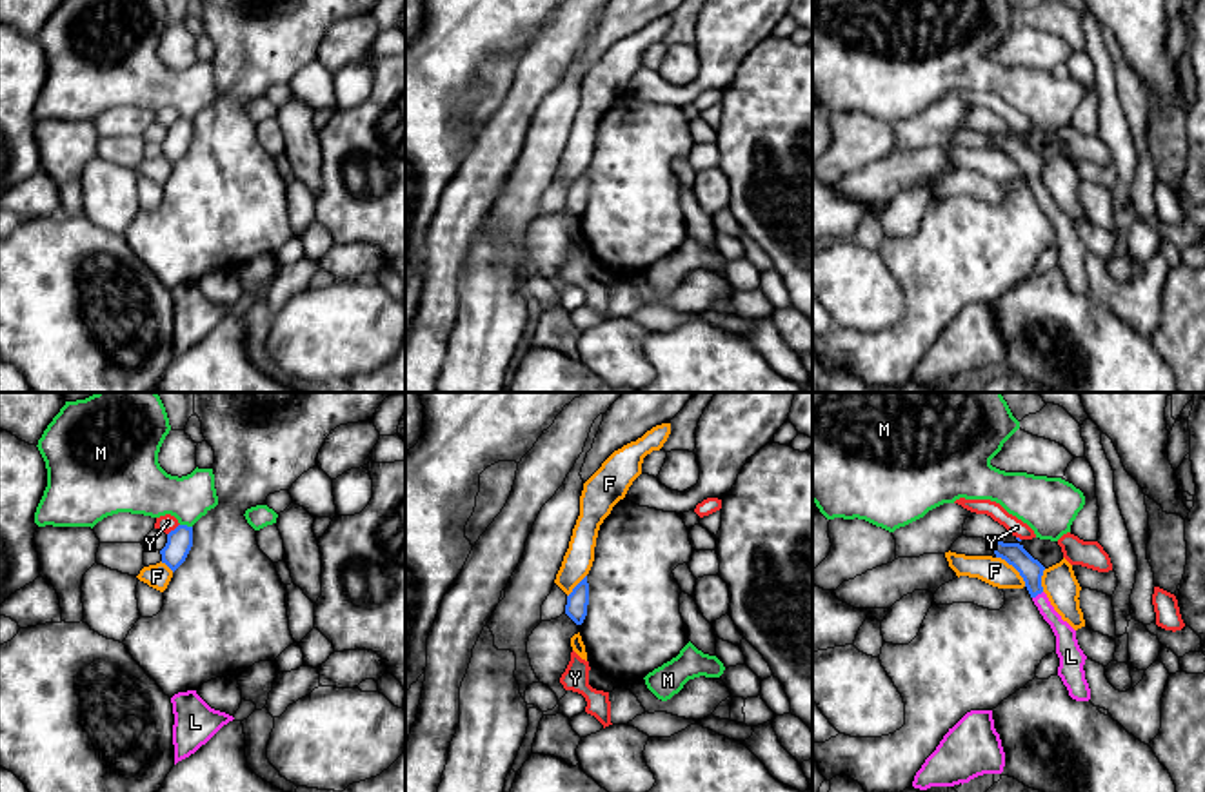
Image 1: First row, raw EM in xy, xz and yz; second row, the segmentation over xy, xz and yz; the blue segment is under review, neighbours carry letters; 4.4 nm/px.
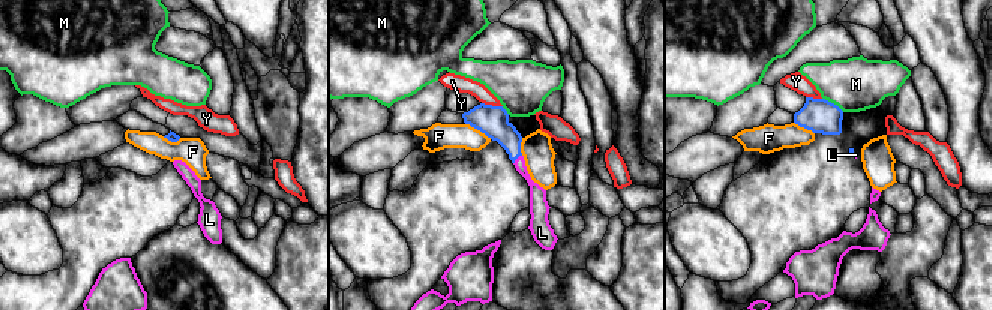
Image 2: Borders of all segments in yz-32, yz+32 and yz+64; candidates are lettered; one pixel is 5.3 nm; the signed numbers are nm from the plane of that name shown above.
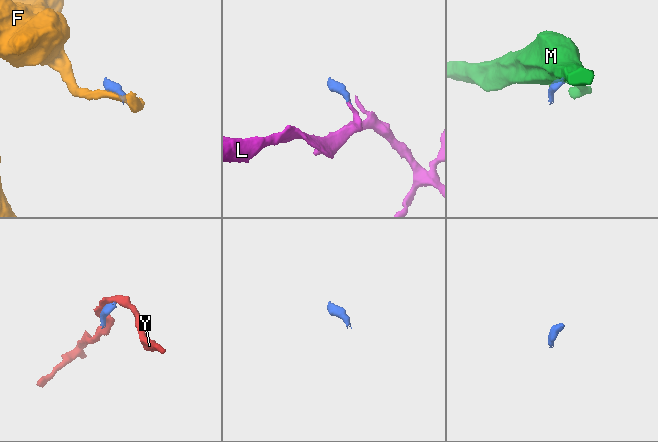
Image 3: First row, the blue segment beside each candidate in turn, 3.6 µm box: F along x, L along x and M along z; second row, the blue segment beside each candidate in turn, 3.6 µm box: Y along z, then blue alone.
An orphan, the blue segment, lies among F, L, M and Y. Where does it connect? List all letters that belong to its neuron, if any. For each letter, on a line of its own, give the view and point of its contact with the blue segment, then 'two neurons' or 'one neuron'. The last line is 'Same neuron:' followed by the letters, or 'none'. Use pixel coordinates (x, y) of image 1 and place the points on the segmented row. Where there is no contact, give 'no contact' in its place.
F: yz (1015, 567) | two neurons
L: yz (1036, 594) | one neuron
M: xy (186, 525) | two neurons
Y: xy (175, 529) | two neurons
Same neuron: L

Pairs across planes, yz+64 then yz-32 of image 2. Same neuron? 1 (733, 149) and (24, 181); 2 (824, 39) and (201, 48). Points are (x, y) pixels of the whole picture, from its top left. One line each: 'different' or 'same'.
1: different
2: same

